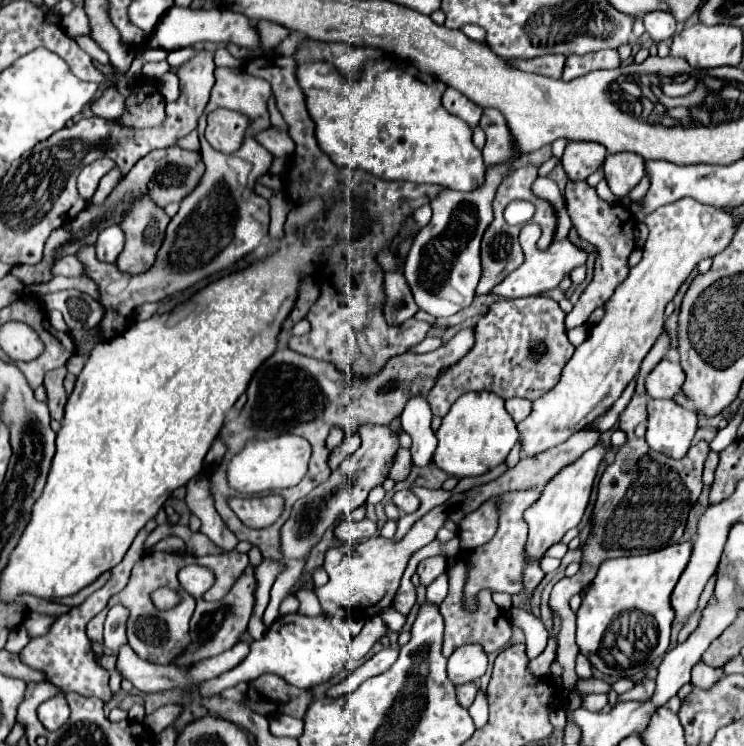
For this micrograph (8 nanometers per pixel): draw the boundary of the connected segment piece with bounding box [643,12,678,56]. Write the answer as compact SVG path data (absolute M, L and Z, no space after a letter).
M649 12L643 16L643 24L655 42L649 50L651 56L658 55L658 44L674 36L678 28L677 21L668 12Z

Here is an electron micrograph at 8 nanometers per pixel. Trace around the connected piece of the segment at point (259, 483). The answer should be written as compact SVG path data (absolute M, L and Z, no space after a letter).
M281 434L271 440L251 440L229 462L229 470L227 470L229 486L233 486L235 490L243 494L259 494L259 492L271 492L271 490L297 486L307 472L309 456L311 456L309 442L295 434Z

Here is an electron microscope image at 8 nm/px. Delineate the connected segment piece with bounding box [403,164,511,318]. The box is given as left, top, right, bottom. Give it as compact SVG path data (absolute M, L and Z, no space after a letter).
M511 164L491 166L487 170L487 180L483 188L473 192L451 192L441 190L435 200L431 200L433 218L415 236L409 256L405 260L403 274L421 310L433 314L435 318L447 318L467 308L475 298L475 288L481 278L479 262L479 242L485 228L493 220L493 196L501 180L507 176Z

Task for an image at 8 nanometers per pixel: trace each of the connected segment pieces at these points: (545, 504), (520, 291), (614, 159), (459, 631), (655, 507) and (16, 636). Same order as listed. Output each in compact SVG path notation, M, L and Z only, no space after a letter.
M601 444L593 446L589 452L585 452L577 462L565 466L559 476L555 476L545 488L543 488L543 494L541 498L529 506L525 510L525 522L529 526L529 536L527 536L527 544L525 544L525 556L527 556L527 564L525 564L525 570L523 570L523 592L525 596L531 596L533 590L539 586L539 582L543 580L545 572L541 570L539 562L543 558L543 554L557 542L561 542L561 538L565 536L567 530L575 528L581 518L583 518L583 512L587 508L587 502L589 502L589 494L591 494L591 488L593 488L593 480L595 480L595 474L597 474L597 468L603 460L603 454L607 452L607 448L603 448Z
M526 224L521 229L519 234L519 242L521 242L521 248L525 252L525 262L513 270L501 284L497 284L491 292L495 296L501 296L501 298L523 298L523 296L533 296L533 294L543 294L551 288L555 288L565 274L569 274L575 266L581 266L585 264L585 252L577 246L573 246L569 240L565 242L553 242L547 250L537 250L536 243L538 241L538 227L537 224Z
M631 152L621 154L609 154L605 158L605 180L609 182L611 192L623 200L629 196L629 192L639 184L639 180L645 174L645 164L641 156Z
M453 562L449 568L449 594L441 602L439 612L445 620L445 638L443 638L443 656L449 658L459 646L463 644L481 644L483 650L489 654L491 644L507 644L511 638L511 624L503 612L495 606L491 600L491 592L483 590L477 594L477 610L469 612L463 606L463 586L465 586L465 576L467 576L467 566L463 562Z
M667 328L657 338L655 346L649 350L645 360L641 363L641 370L637 374L637 388L627 407L619 416L619 429L627 434L627 442L617 450L615 462L605 468L601 480L599 480L599 496L593 508L593 528L583 544L583 558L581 568L571 578L561 578L551 592L549 608L557 614L561 620L559 630L559 646L557 646L557 662L563 668L563 686L567 690L575 688L577 674L575 674L575 658L579 654L579 648L575 644L575 614L569 608L569 598L579 594L585 586L591 584L591 580L597 574L597 568L607 558L619 558L619 556L637 556L637 554L649 554L655 550L663 550L667 546L673 546L681 540L687 514L691 506L697 502L703 480L703 462L709 452L707 442L699 442L697 446L691 446L687 456L683 460L673 460L669 456L663 456L659 452L653 452L645 440L637 438L634 431L639 421L647 419L647 394L645 379L647 374L665 358L665 354L671 348L671 338Z
M19 626L19 628L15 628L15 632L9 636L5 648L7 648L9 652L19 652L27 642L29 642L29 634L27 634L27 630L25 630L23 626Z

